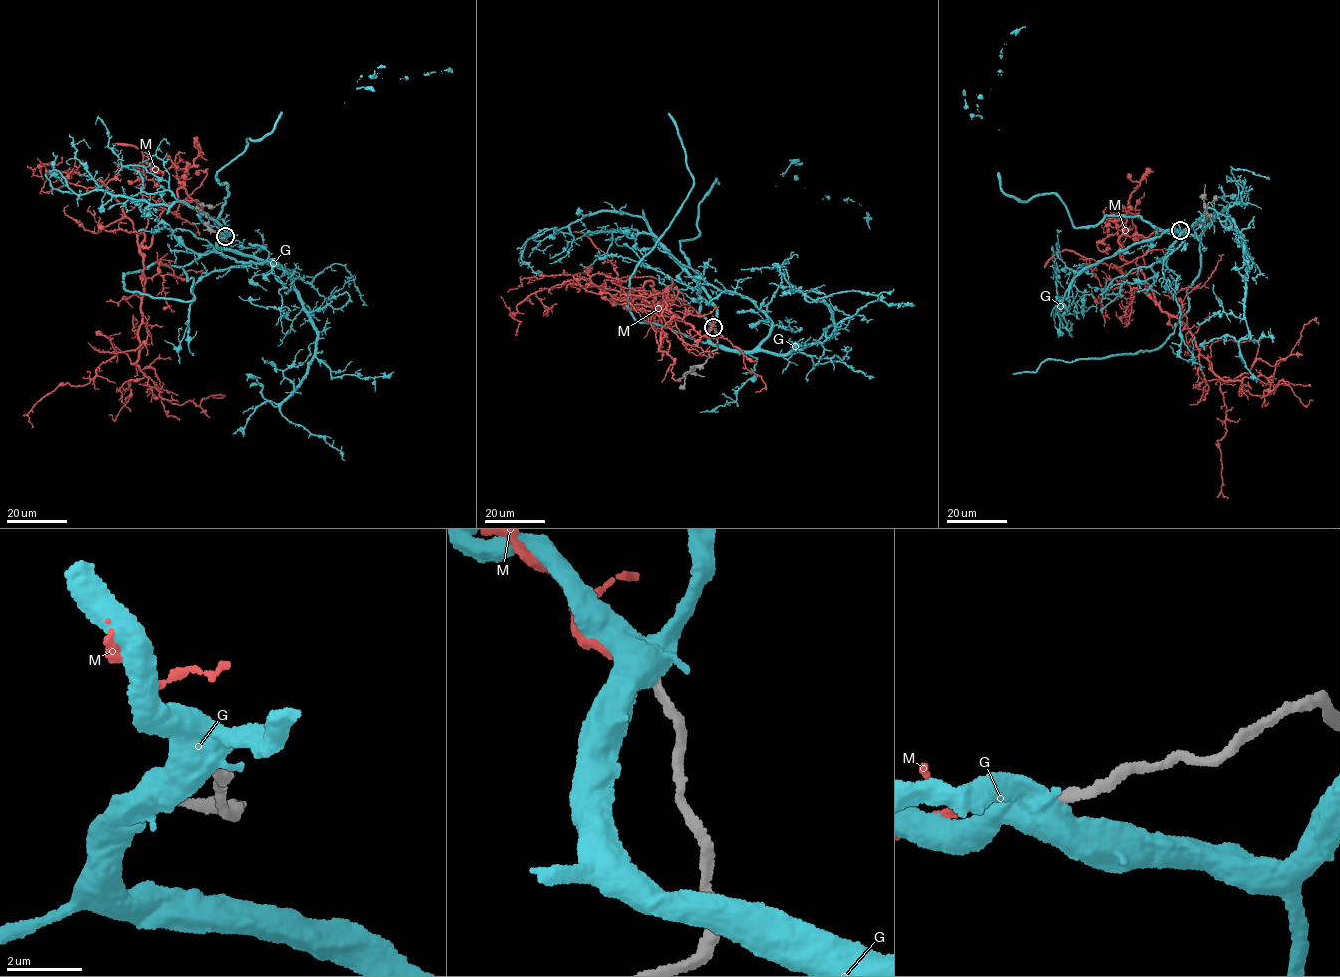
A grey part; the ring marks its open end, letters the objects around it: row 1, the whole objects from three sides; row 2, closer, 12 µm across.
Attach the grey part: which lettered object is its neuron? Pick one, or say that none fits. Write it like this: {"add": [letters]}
{"add": ["M"]}

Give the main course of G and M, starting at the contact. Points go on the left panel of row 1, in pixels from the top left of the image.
G: (225, 237), (215, 221), (229, 186), (217, 173), (282, 112), (369, 87), (377, 68), (382, 78), (450, 70)
M: (225, 236), (178, 189), (141, 249), (137, 358), (119, 351), (87, 384), (61, 383), (27, 413), (32, 428)

